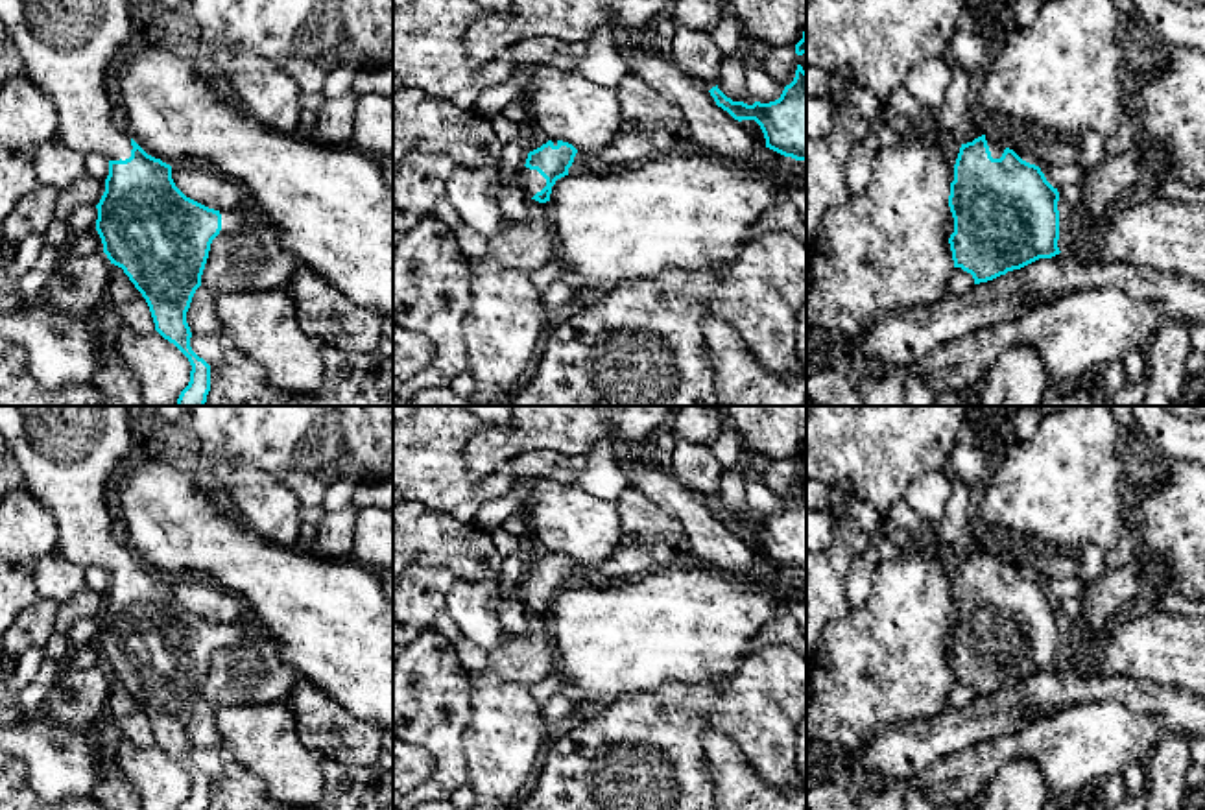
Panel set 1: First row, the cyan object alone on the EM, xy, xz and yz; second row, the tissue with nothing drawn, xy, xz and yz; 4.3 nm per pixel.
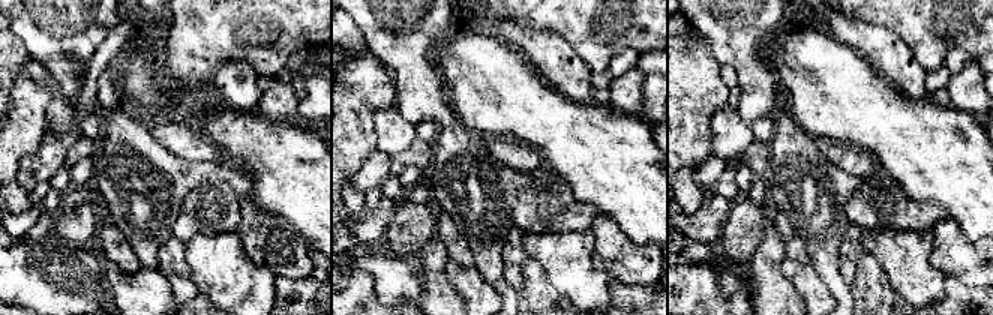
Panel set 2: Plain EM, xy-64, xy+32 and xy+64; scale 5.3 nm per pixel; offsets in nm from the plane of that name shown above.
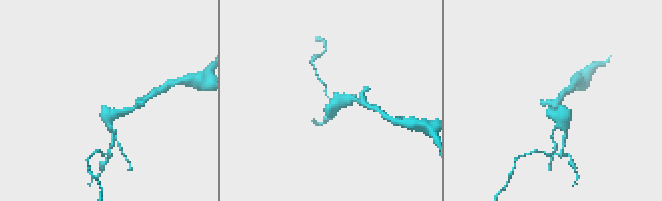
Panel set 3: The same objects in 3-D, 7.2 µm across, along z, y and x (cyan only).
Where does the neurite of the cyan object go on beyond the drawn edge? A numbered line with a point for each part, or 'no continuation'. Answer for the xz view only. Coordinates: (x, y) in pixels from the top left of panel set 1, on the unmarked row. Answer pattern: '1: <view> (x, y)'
1: xz (530, 595)

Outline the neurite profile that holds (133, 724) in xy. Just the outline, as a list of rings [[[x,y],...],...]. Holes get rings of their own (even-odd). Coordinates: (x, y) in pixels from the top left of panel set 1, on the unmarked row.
[[[111,677],[107,712],[124,738],[146,749],[155,745],[149,720],[122,681]]]

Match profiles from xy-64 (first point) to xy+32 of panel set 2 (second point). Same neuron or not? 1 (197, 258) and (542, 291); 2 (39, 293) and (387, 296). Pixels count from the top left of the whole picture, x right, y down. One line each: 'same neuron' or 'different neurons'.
1: different neurons
2: same neuron

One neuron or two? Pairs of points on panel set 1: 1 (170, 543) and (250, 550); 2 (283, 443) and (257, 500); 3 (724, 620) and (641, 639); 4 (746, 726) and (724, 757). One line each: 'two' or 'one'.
1: one
2: two
3: one
4: two

